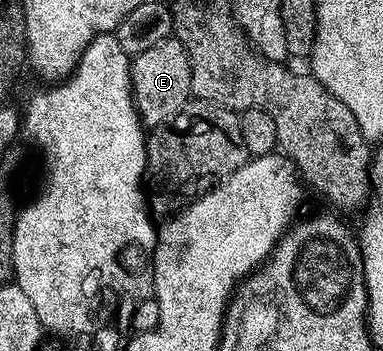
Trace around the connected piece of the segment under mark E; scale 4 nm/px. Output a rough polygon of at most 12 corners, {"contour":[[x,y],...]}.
{"contour":[[176,37],[131,61],[141,124],[191,100],[191,59]]}

